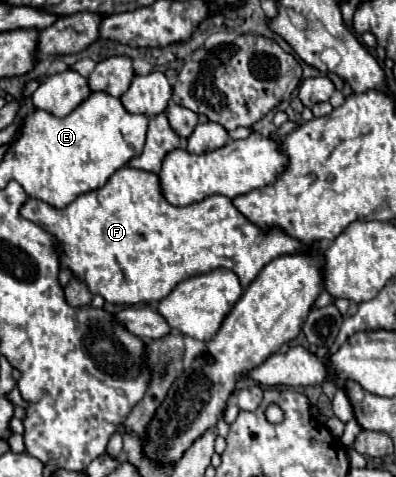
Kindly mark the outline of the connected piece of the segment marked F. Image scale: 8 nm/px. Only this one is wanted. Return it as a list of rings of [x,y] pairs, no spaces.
[[[134,167],[118,169],[102,189],[88,191],[76,197],[64,209],[54,209],[38,199],[28,199],[22,205],[20,215],[40,225],[42,229],[46,229],[58,239],[62,265],[76,275],[70,279],[70,283],[64,289],[68,303],[74,307],[88,305],[92,301],[92,293],[102,295],[108,303],[114,303],[114,305],[138,305],[146,301],[156,303],[164,299],[180,281],[200,273],[210,273],[216,269],[228,269],[236,273],[240,279],[240,285],[246,289],[262,271],[262,267],[268,265],[272,259],[280,255],[310,251],[310,245],[302,243],[296,237],[290,237],[278,227],[262,231],[258,225],[248,221],[234,207],[230,197],[224,197],[224,195],[210,195],[204,201],[198,201],[186,207],[174,207],[164,199],[158,175],[150,171],[134,169]]]

